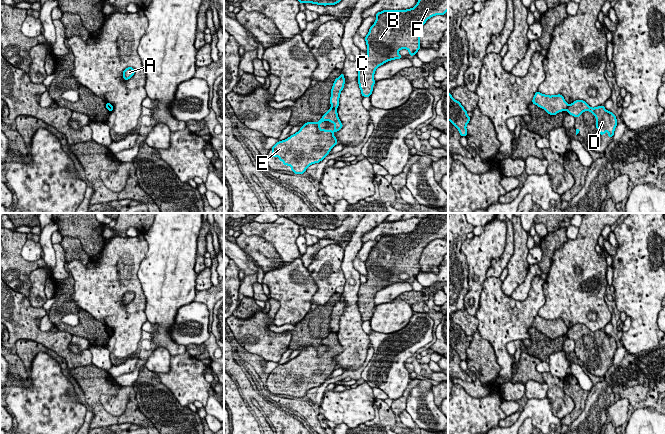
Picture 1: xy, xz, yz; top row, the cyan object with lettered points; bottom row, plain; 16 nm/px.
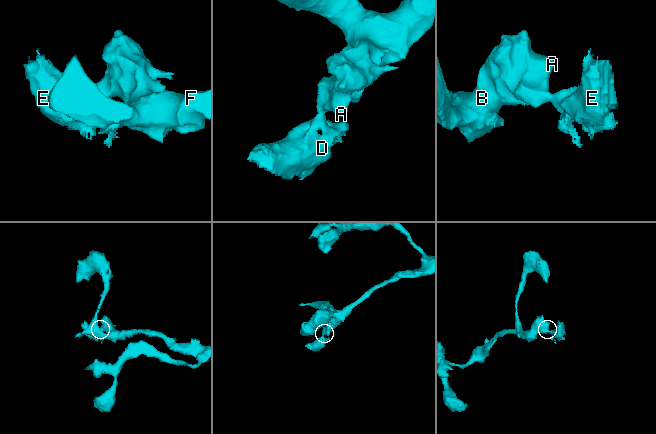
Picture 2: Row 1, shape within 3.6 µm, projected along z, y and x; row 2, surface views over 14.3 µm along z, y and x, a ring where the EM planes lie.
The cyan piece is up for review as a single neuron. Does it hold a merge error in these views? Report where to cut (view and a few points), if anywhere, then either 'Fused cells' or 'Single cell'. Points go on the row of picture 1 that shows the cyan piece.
Split along xz (331, 107), (336, 109). Fused cells

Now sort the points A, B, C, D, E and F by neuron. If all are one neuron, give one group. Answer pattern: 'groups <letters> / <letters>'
groups A B C F / D E

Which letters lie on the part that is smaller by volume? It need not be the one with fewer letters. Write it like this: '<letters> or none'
D, E

